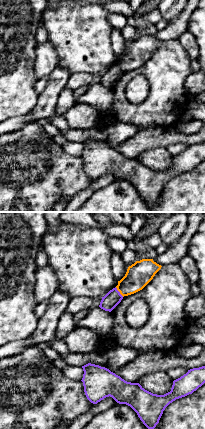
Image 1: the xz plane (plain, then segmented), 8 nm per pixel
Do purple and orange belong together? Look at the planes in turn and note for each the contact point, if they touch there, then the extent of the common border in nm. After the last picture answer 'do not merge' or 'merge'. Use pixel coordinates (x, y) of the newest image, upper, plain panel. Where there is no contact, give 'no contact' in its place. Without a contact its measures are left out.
meets purple at (119, 68); contact 100 nm long

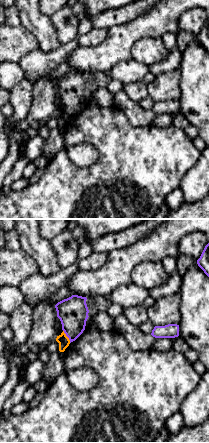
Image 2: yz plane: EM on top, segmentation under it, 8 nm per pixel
meets purple at (66, 111); contact 120 nm long

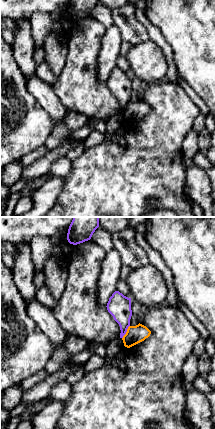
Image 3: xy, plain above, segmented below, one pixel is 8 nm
meets purple at (126, 107); contact 130 nm long

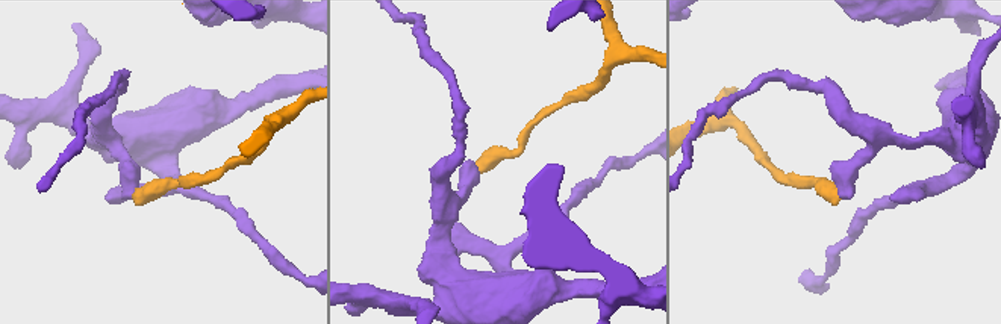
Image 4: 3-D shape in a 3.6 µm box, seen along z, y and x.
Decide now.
do not merge

